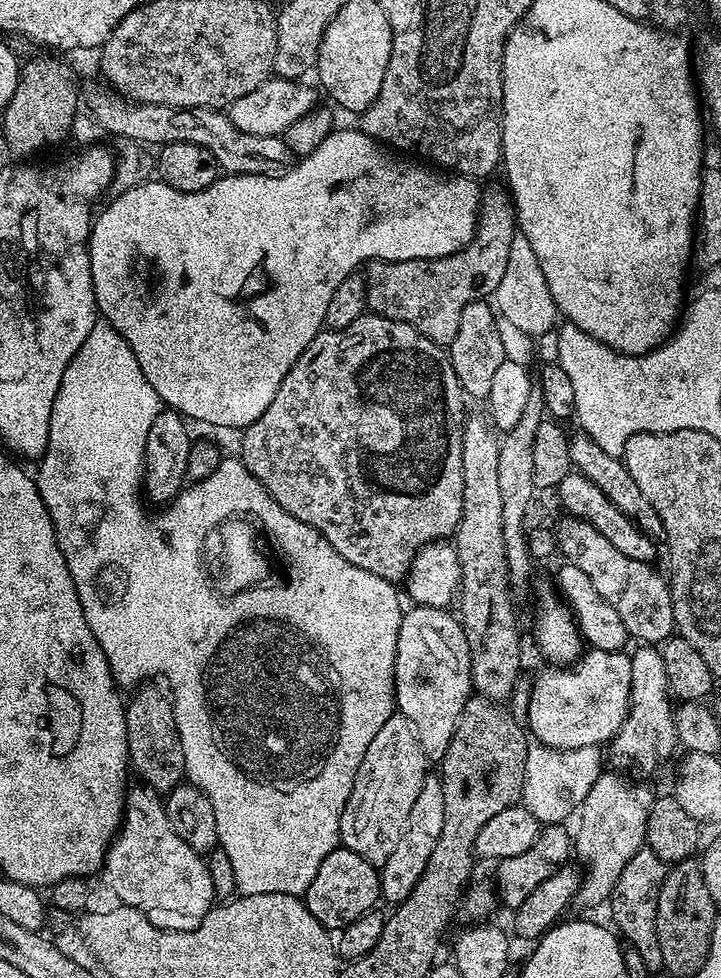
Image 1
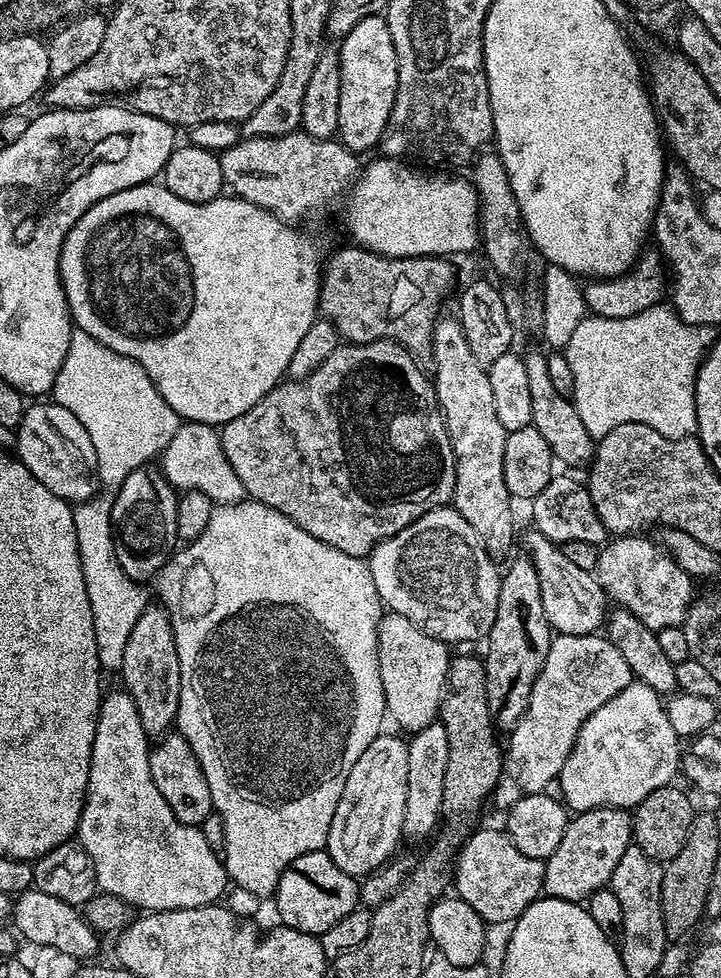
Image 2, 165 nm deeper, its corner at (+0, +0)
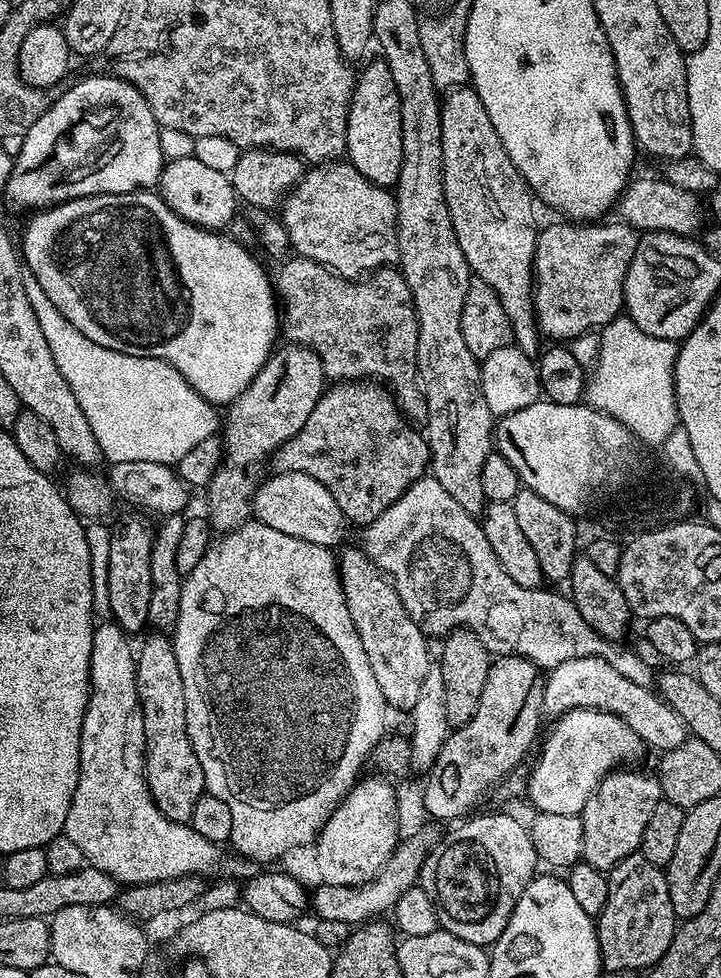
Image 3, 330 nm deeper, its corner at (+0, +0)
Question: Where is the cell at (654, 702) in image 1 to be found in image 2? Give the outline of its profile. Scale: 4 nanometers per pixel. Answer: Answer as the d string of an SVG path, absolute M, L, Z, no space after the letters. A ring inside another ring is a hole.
M633 682L586 718L560 771L559 795L573 813L603 807L632 810L646 794L675 781L681 755L682 740L670 726L662 696L644 683Z

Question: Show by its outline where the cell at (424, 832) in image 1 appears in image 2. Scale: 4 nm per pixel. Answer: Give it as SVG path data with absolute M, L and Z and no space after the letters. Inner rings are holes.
M437 722L426 726L422 730L411 733L407 741L410 754L408 772L406 773L406 814L402 814L402 833L412 840L420 840L430 832L435 833L442 817L442 786L446 782L446 762L450 758L450 742L446 742L446 730L444 725Z

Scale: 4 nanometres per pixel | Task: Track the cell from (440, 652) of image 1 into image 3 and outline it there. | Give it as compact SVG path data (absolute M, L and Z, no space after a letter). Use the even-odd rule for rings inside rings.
M363 547L339 553L338 571L346 606L358 630L358 638L362 638L362 650L366 650L370 670L374 670L374 679L378 682L378 690L382 690L385 705L389 709L411 710L418 699L422 678L426 678L429 641L414 618L410 618L406 606L402 606L402 598L398 598L392 581L364 553Z

